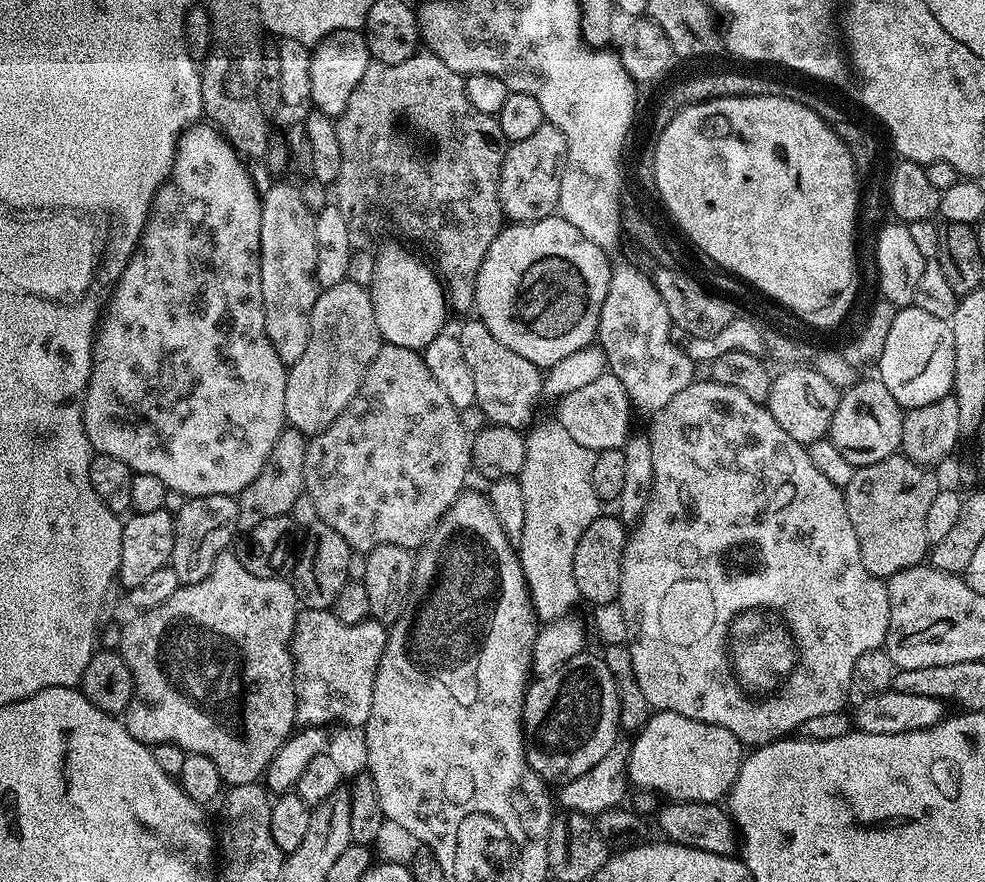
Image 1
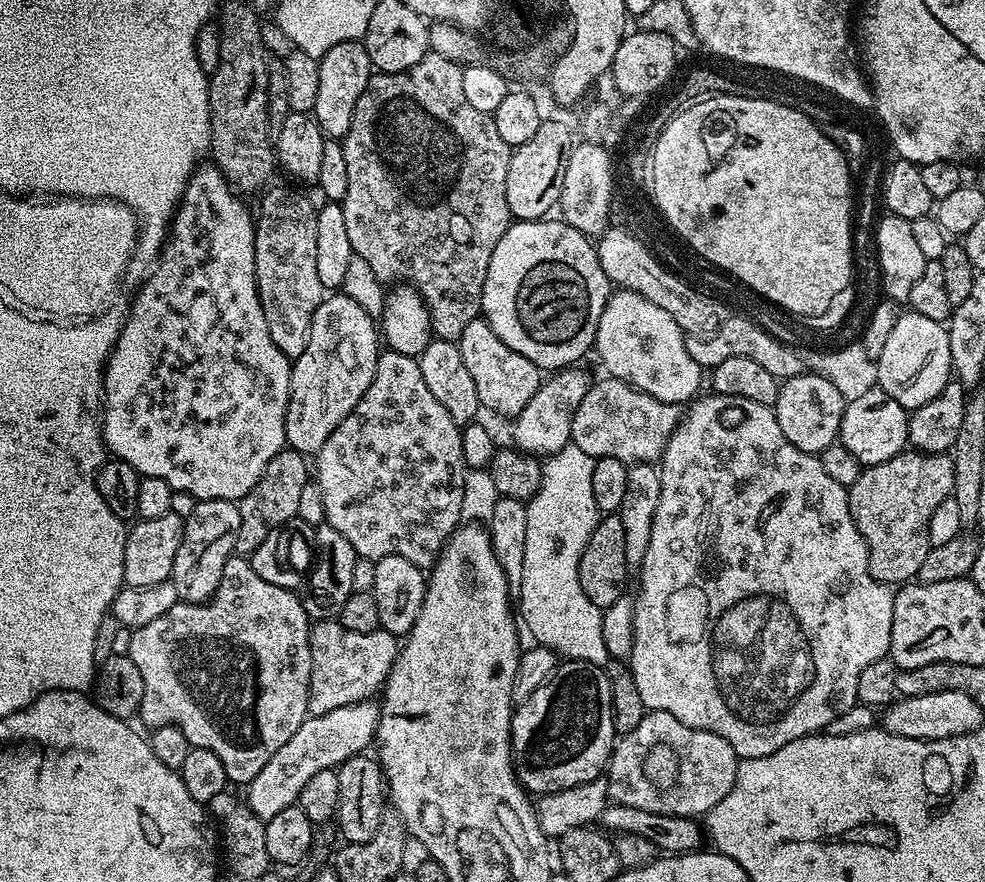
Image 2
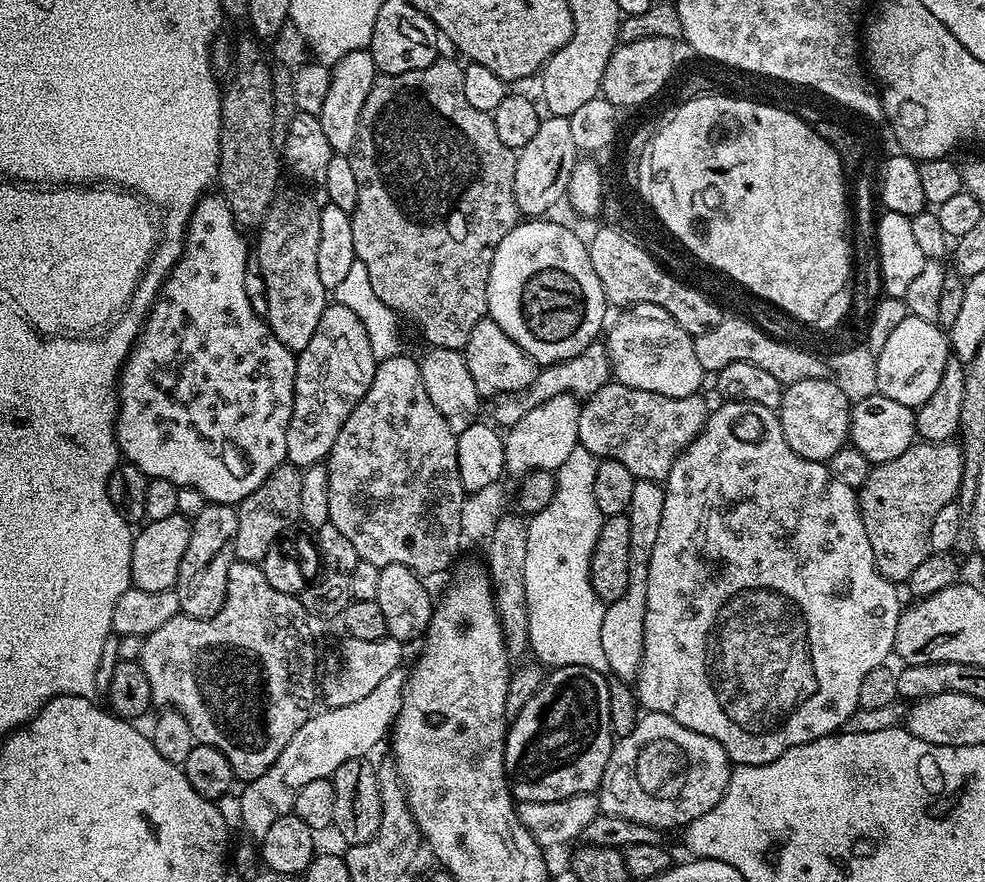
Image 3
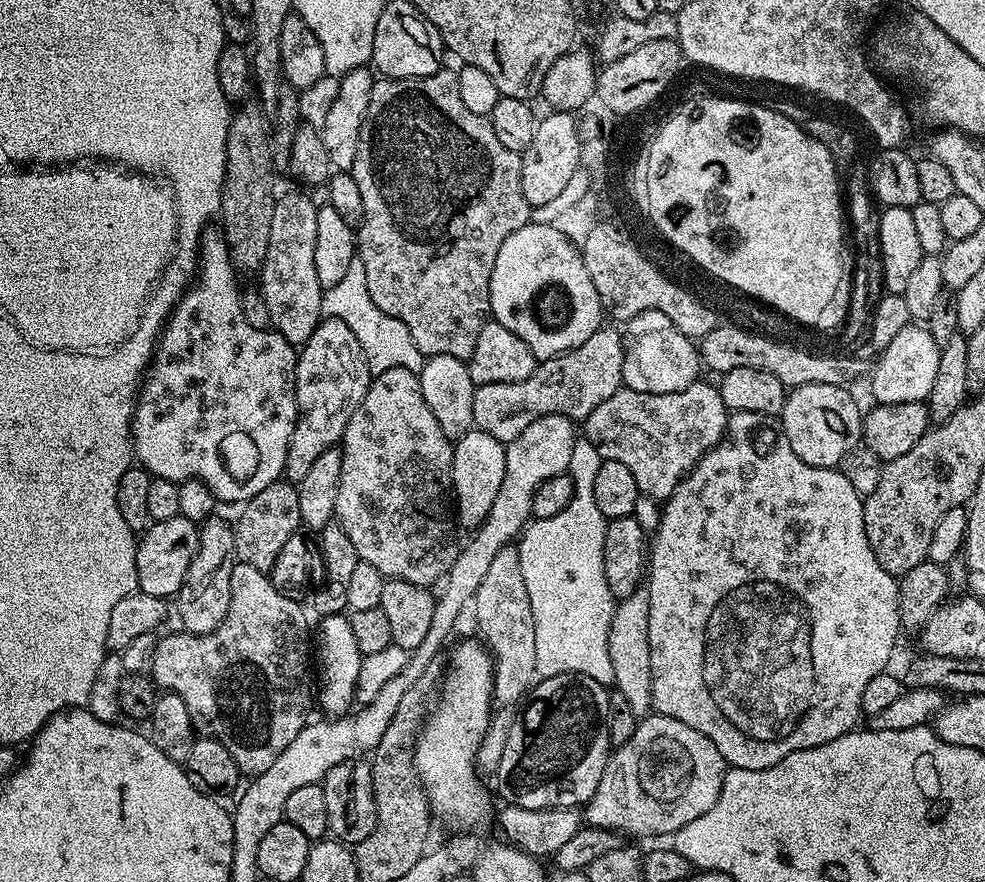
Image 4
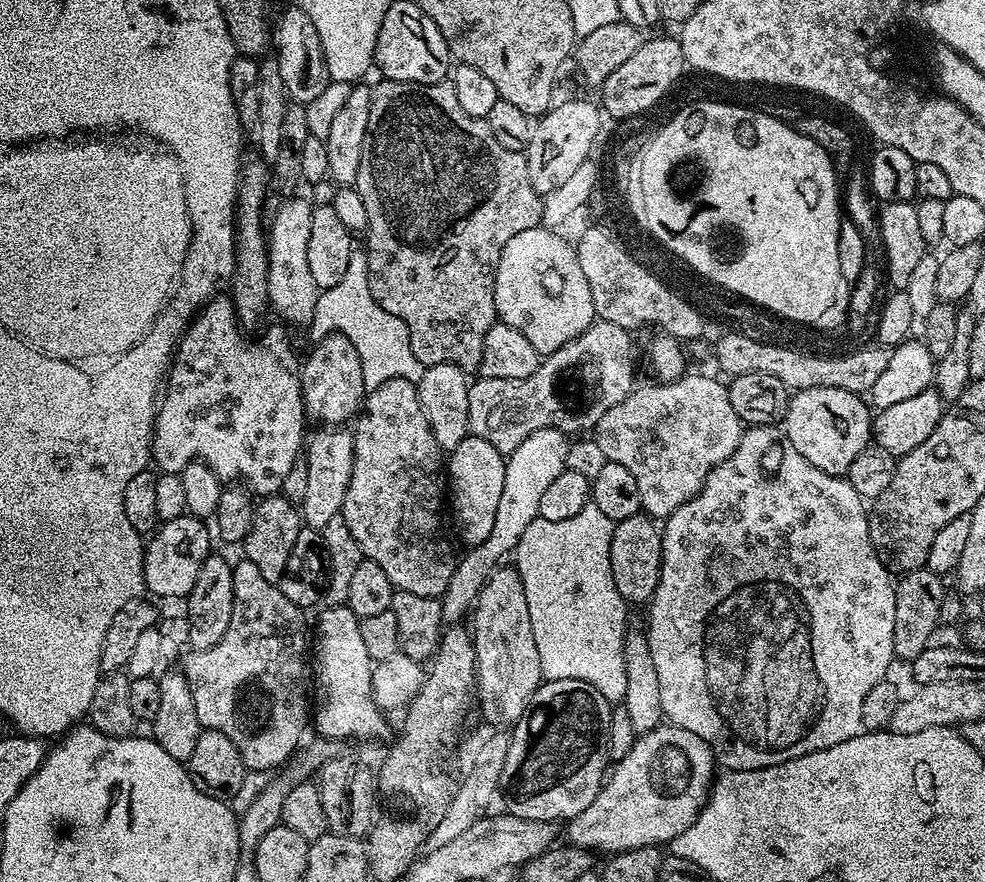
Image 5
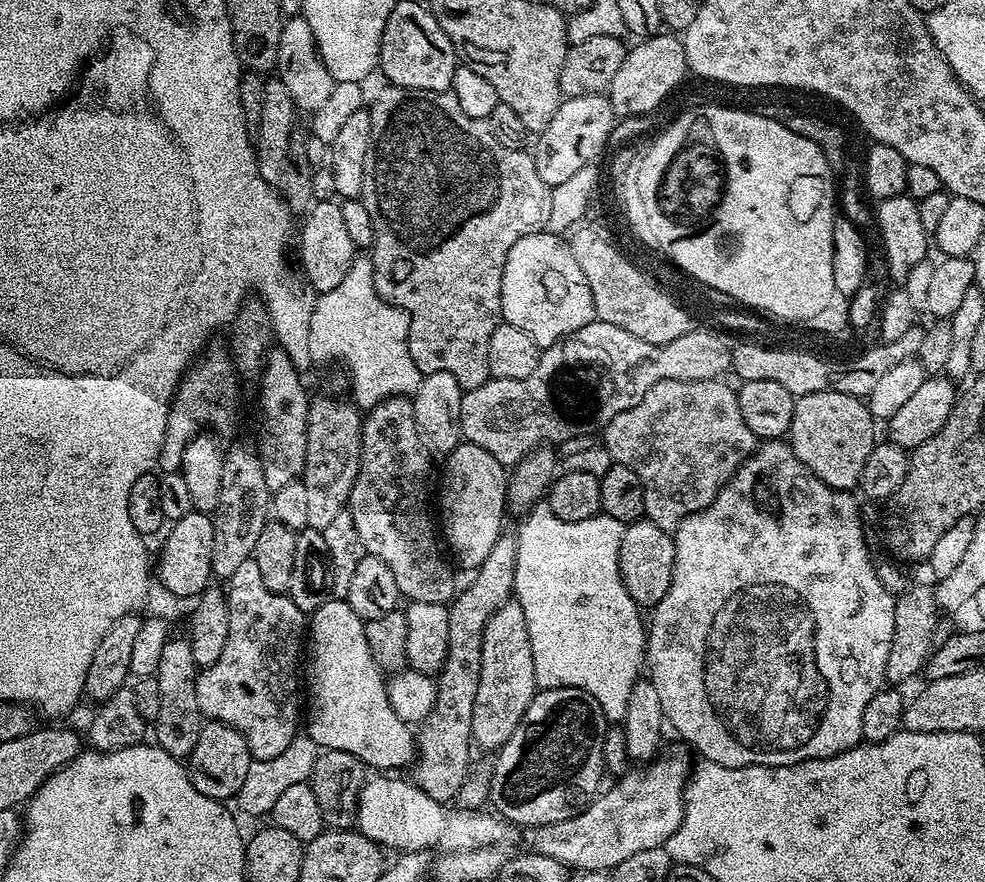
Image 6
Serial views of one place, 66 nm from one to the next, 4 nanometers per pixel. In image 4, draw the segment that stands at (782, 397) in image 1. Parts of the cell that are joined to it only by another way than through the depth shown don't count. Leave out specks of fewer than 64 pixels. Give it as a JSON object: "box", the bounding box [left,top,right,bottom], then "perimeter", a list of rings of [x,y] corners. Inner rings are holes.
{"box":[778,384,862,468],"perimeter":[[[807,384],[791,389],[784,397],[784,410],[778,420],[790,442],[790,450],[810,466],[836,468],[850,450],[858,447],[862,440],[862,408],[856,405],[847,387],[838,384]]]}

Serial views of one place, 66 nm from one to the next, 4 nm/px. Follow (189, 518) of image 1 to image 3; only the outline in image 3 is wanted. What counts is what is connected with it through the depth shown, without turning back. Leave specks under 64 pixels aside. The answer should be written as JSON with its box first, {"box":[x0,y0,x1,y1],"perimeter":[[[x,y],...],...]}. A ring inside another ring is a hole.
{"box":[174,502,238,620],"perimeter":[[[208,502],[202,514],[191,517],[191,522],[190,546],[186,546],[186,554],[182,554],[182,566],[178,566],[174,590],[183,615],[205,620],[220,612],[226,598],[230,566],[236,561],[234,538],[238,538],[238,514],[231,504]]]}

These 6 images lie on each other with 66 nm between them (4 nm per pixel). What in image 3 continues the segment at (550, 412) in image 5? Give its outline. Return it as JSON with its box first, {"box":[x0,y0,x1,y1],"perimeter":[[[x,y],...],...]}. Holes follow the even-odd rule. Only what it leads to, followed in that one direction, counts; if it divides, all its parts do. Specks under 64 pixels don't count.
{"box":[492,342,610,426],"perimeter":[[[600,342],[591,344],[586,346],[586,350],[582,350],[582,354],[574,358],[541,367],[536,373],[534,382],[526,390],[495,397],[493,404],[496,405],[492,408],[493,414],[496,415],[495,423],[504,424],[503,426],[516,424],[527,411],[534,409],[536,404],[544,403],[555,395],[570,394],[577,398],[587,398],[594,395],[604,384],[609,383],[609,380],[610,365],[607,347]]]}

